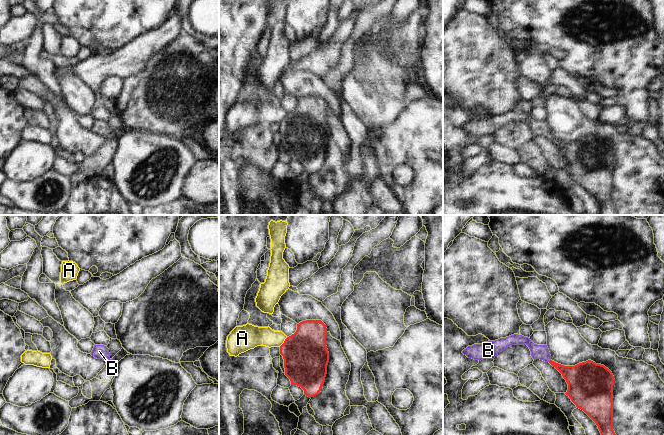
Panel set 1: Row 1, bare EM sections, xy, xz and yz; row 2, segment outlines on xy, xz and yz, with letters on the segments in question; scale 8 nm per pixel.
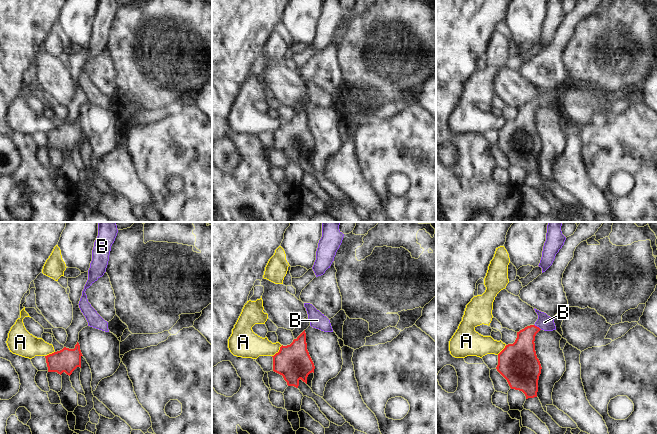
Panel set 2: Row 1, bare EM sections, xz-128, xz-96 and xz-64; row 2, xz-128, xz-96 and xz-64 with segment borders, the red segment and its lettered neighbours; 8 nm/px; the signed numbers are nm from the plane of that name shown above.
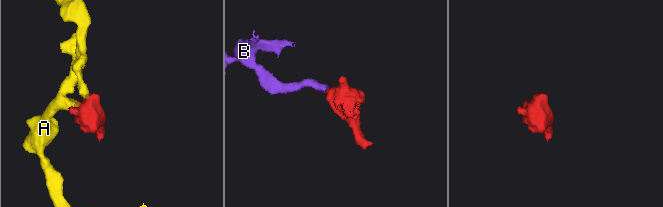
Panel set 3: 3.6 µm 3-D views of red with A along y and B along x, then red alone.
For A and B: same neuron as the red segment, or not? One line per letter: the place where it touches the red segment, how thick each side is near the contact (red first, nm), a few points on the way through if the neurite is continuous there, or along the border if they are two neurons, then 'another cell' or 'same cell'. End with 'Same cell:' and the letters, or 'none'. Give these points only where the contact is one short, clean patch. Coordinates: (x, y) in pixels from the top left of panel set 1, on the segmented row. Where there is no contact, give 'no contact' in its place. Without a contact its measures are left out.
A: xz (284, 342) | 360/170 nm | along xz (287, 337), (279, 346) | another cell
B: no contact | same cell
Same cell: B

